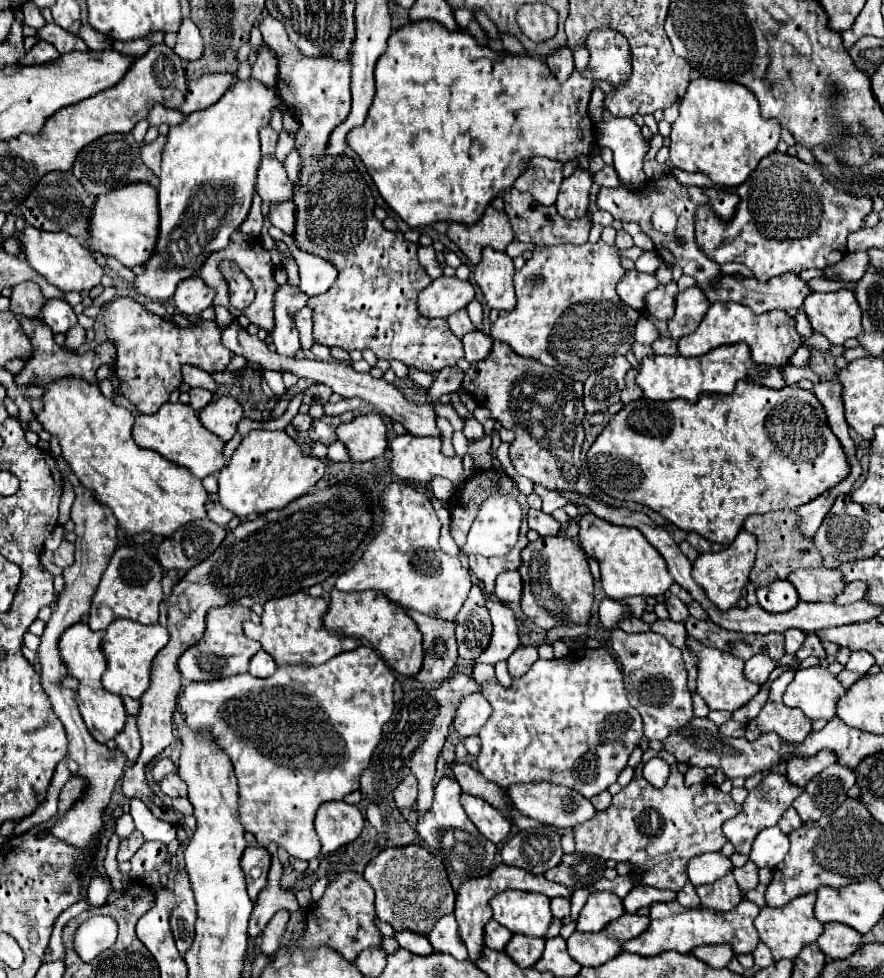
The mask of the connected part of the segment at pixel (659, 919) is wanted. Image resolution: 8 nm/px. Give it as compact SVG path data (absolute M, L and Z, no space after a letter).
M656 902L650 906L650 926L646 932L628 940L622 948L640 956L654 956L666 950L674 950L680 954L688 954L694 946L702 946L702 906L700 908L682 908L674 902Z

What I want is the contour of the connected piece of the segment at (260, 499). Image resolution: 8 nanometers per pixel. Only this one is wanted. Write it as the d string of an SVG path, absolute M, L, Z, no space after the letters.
M252 430L236 448L228 466L218 472L218 498L224 508L240 518L280 510L296 498L308 494L324 476L324 462L302 452L300 444L286 432Z

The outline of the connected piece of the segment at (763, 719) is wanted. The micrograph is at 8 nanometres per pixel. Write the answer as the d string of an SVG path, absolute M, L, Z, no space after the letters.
M788 668L772 682L766 706L752 722L746 724L748 740L756 740L764 732L778 732L784 744L800 744L810 734L812 722L806 720L798 708L788 708L782 702L782 694L792 682L796 670L798 668Z

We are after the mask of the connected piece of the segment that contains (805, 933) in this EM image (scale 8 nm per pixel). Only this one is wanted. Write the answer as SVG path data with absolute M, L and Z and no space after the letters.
M810 892L806 896L798 896L794 900L790 900L788 904L784 904L782 908L762 908L758 918L754 920L754 926L760 934L760 940L770 948L774 960L782 960L782 958L790 958L794 960L800 950L812 942L818 940L818 936L824 932L824 926L814 920L814 902L816 902L816 894Z

